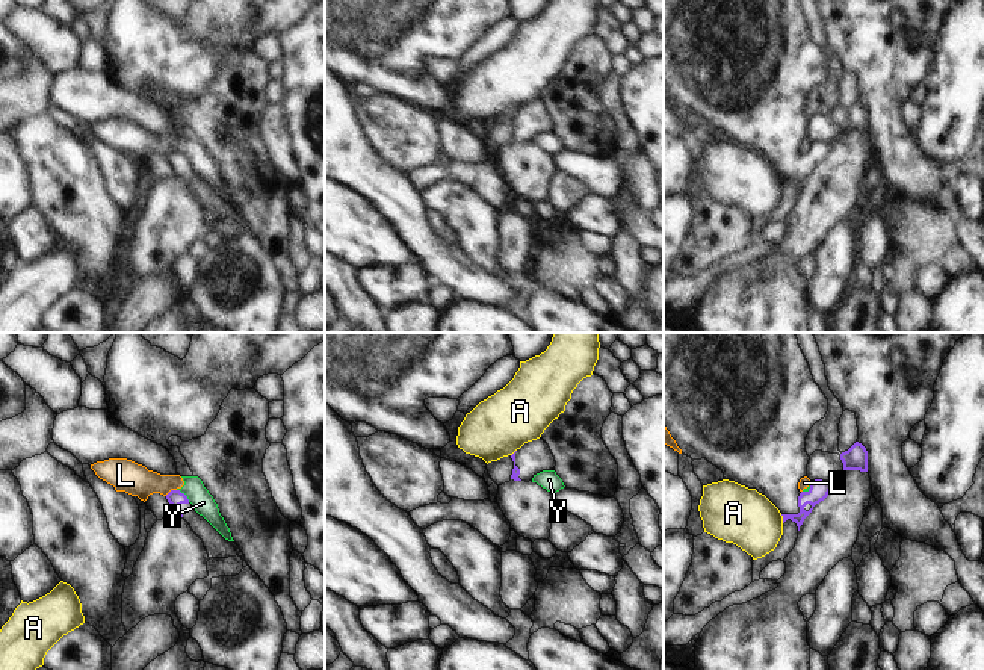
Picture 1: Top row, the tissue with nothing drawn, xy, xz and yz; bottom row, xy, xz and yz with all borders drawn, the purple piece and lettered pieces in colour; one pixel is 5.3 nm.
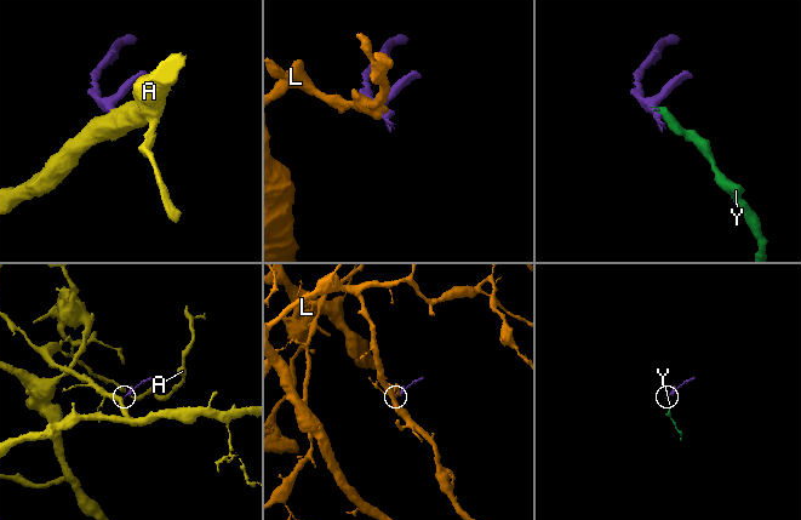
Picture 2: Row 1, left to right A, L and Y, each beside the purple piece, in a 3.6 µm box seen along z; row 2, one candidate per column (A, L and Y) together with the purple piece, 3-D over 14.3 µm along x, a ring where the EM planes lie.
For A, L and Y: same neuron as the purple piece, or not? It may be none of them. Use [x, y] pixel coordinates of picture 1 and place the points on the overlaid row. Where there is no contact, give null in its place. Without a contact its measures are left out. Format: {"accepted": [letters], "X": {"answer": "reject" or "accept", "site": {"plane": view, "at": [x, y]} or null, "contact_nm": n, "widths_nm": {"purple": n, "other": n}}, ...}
{"accepted": [], "A": {"answer": "reject", "site": {"plane": "yz", "at": [783, 519]}, "contact_nm": 50, "widths_nm": {"purple": 100, "other": 300}}, "L": {"answer": "reject", "site": {"plane": "xy", "at": [171, 490]}, "contact_nm": 70, "widths_nm": {"purple": 90, "other": 170}}, "Y": {"answer": "reject", "site": {"plane": "xy", "at": [185, 495]}, "contact_nm": 100, "widths_nm": {"purple": 90, "other": 120}}}

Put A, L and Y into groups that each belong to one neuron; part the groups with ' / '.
A / L Y

